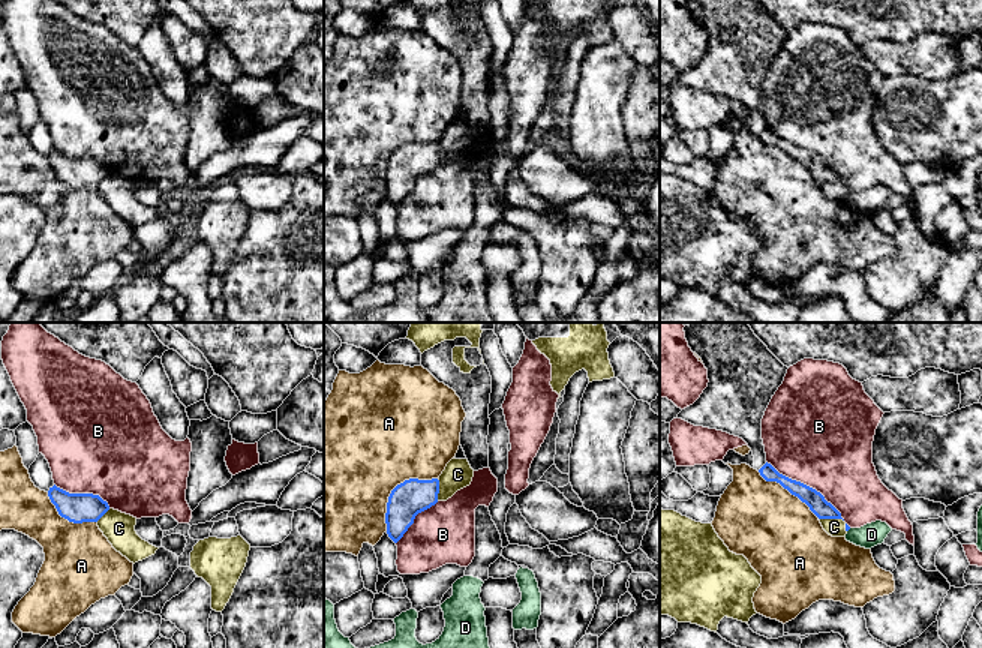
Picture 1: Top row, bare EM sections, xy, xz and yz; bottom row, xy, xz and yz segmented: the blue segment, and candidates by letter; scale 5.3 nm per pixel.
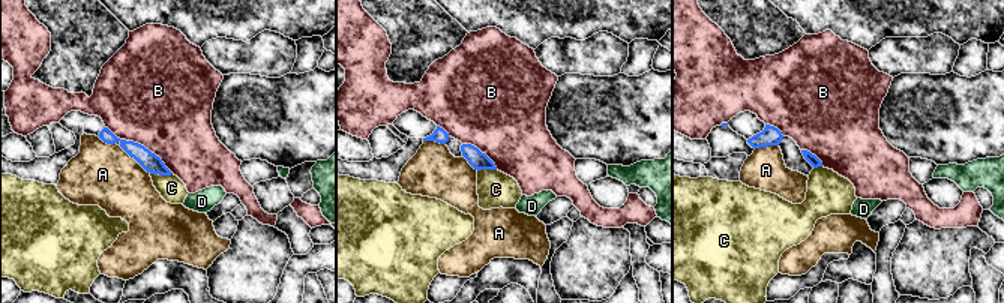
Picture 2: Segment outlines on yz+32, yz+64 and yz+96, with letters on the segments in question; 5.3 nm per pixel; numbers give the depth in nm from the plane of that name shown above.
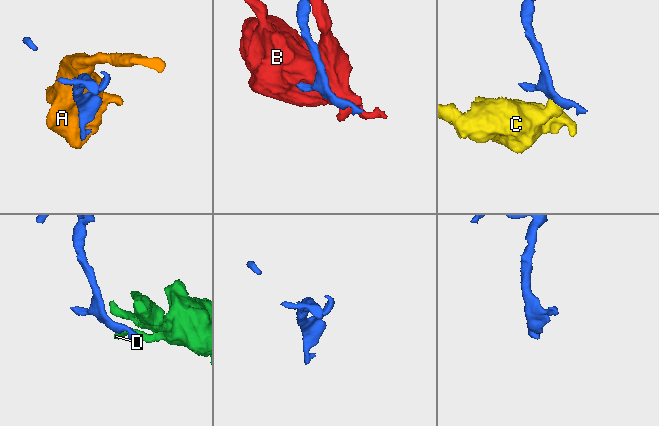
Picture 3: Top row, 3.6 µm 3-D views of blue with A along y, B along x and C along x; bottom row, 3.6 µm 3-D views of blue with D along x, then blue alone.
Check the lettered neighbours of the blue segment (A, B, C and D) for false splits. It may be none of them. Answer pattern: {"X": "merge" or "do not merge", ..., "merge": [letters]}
{"A": "do not merge", "B": "do not merge", "C": "do not merge", "D": "do not merge", "merge": []}

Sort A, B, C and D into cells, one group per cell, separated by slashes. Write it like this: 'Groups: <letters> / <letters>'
Groups: A / B / C / D

